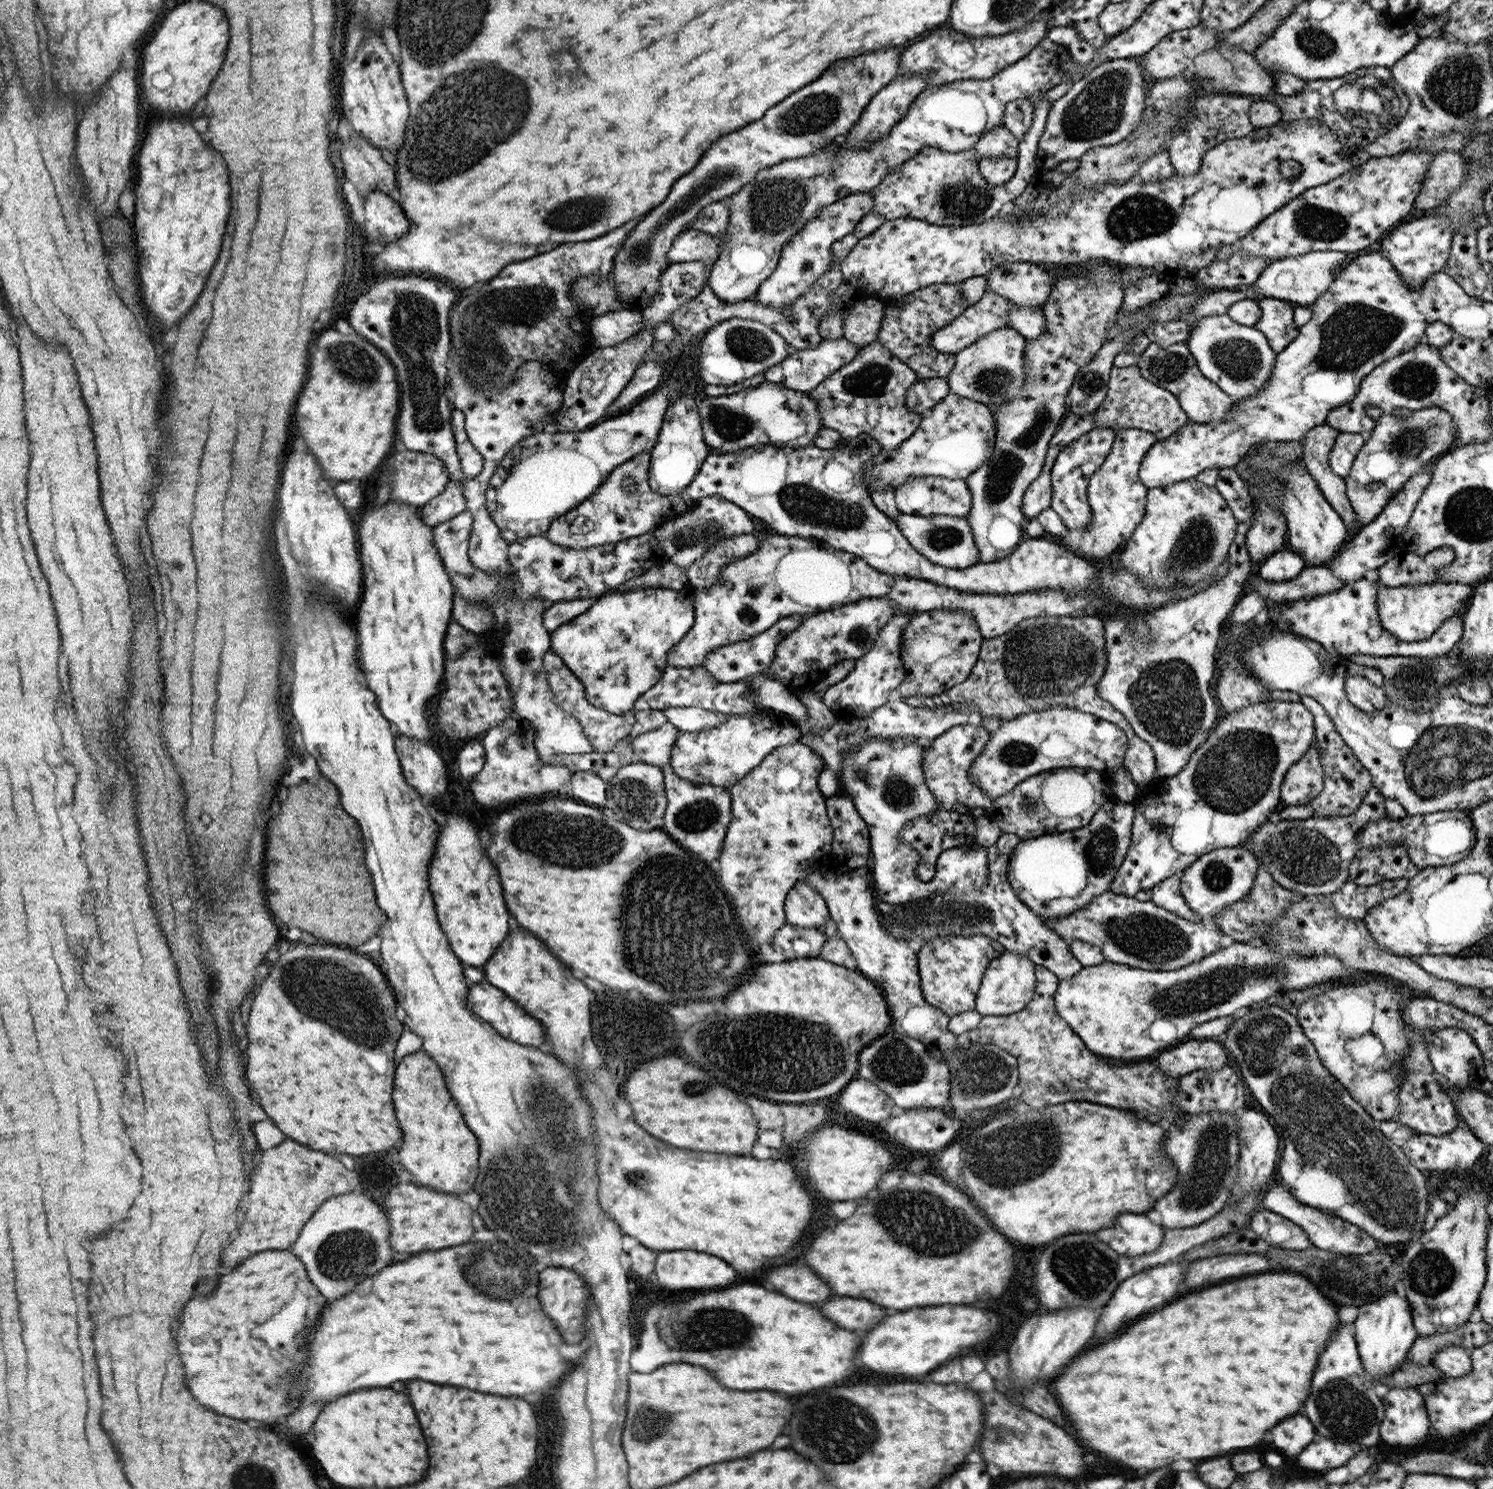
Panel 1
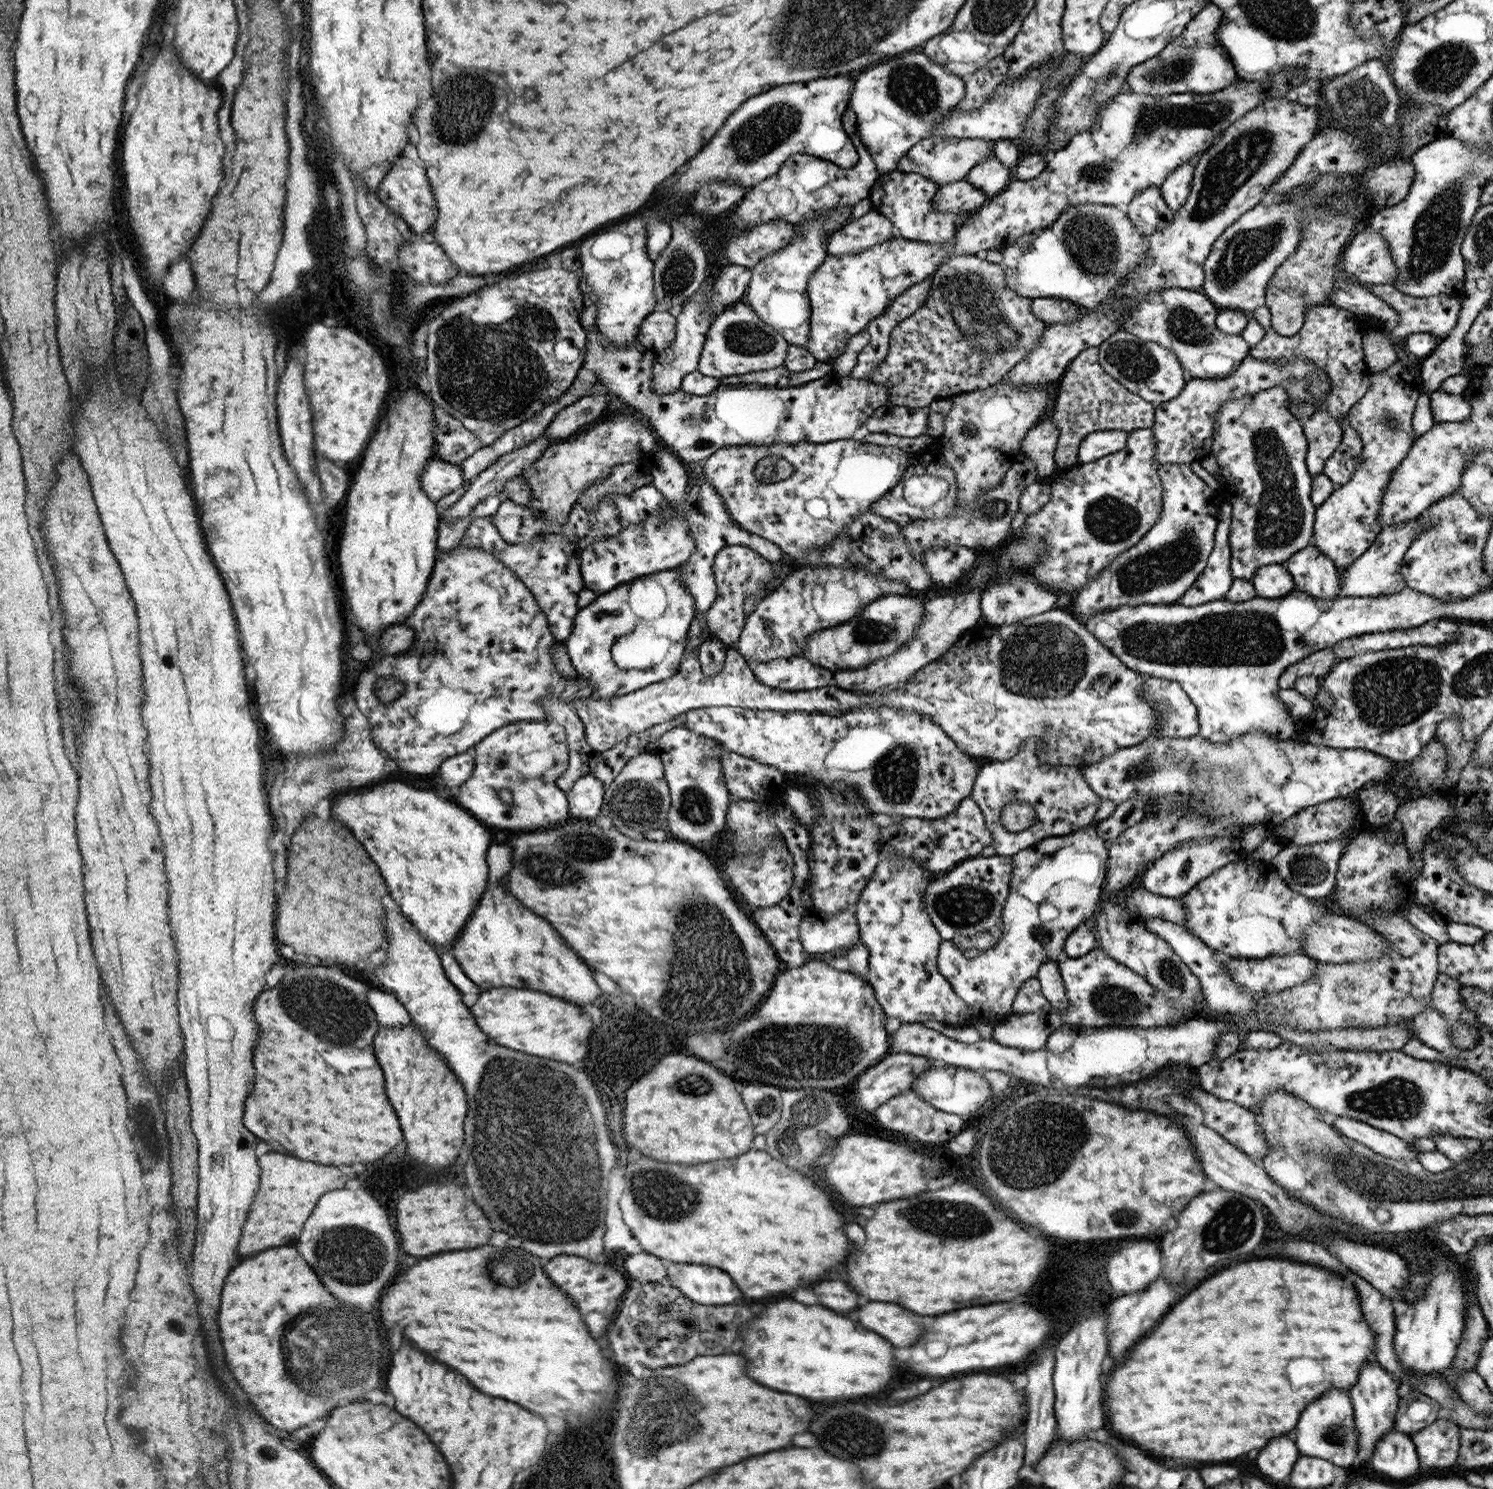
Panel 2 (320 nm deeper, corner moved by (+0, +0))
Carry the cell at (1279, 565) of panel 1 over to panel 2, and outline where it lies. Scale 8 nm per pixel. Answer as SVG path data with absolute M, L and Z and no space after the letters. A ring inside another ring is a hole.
M1282 563L1261 566L1250 582L1258 597L1268 599L1280 598L1296 590L1290 572Z

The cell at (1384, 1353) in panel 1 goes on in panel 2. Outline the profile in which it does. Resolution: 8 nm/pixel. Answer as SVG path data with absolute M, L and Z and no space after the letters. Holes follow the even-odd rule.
M1370 1362L1362 1368L1360 1372L1360 1380L1354 1384L1354 1388L1350 1388L1349 1399L1354 1407L1354 1415L1356 1415L1356 1427L1358 1427L1358 1455L1360 1460L1357 1464L1363 1464L1371 1460L1374 1455L1374 1447L1378 1443L1378 1439L1386 1435L1390 1429L1395 1426L1395 1415L1397 1414L1400 1404L1398 1397L1398 1387L1400 1383L1377 1364Z

